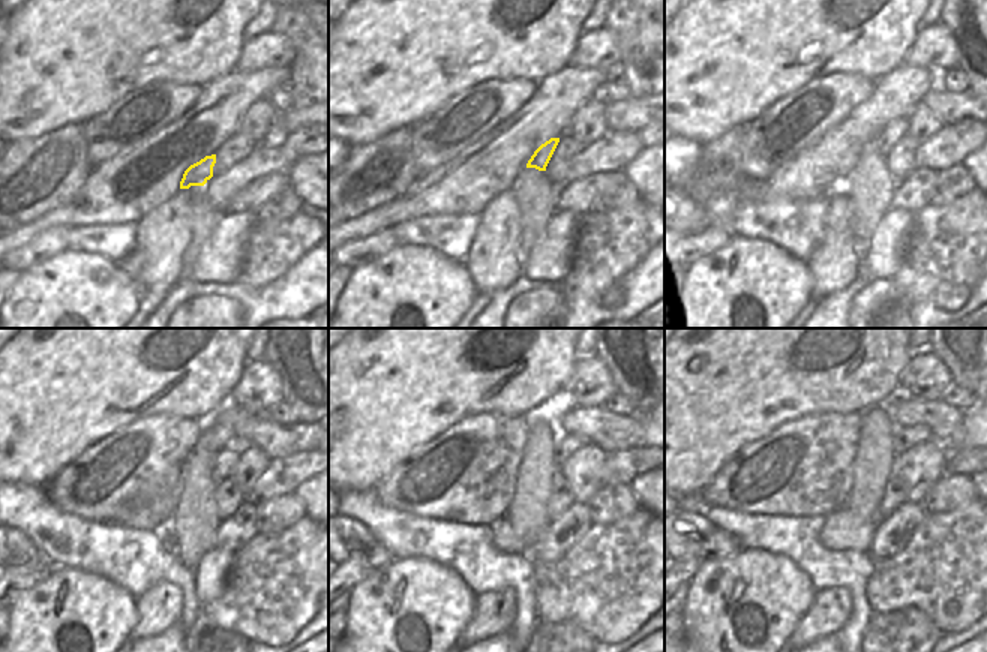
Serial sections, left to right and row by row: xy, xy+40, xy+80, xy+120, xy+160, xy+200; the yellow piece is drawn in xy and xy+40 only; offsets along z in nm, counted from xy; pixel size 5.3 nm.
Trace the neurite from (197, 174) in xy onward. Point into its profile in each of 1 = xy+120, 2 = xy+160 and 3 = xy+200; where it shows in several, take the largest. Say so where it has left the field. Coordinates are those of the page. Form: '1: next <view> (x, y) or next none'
1: next xy+120 (225, 460)
2: next xy+160 (570, 442)
3: next xy+200 (903, 436)

